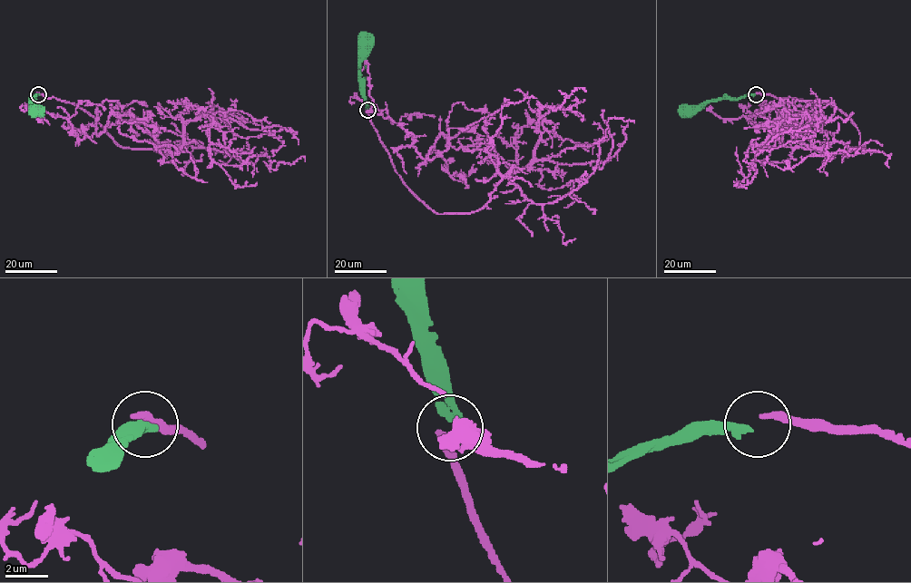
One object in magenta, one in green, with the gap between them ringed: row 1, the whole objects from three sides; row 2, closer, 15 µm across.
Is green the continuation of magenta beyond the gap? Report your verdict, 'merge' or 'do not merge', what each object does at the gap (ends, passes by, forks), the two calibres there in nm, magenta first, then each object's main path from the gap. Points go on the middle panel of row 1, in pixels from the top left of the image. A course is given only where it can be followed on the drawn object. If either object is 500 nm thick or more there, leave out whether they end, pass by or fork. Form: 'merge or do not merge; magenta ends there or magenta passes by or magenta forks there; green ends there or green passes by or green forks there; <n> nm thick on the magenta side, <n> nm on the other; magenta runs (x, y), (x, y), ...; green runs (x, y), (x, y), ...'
do not merge; magenta ends there; green passes by; 400 nm thick on the magenta side, 240 nm on the other; magenta runs (367, 110), (431, 209), (491, 199), (495, 156), (446, 138), (424, 160), (372, 111), (359, 69); green runs (367, 109), (359, 73), (360, 61), (367, 43)

